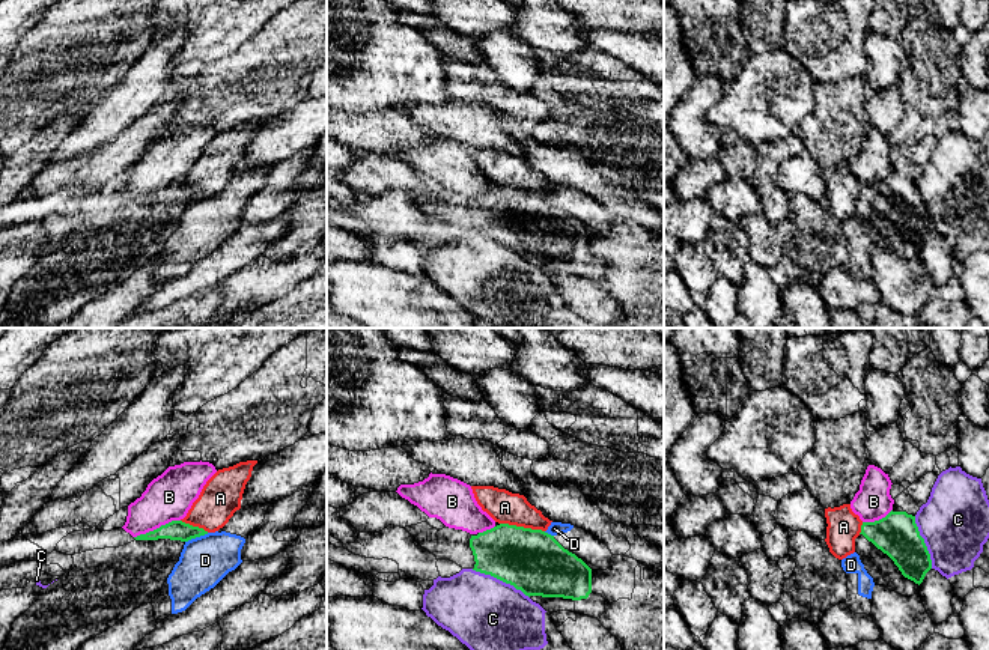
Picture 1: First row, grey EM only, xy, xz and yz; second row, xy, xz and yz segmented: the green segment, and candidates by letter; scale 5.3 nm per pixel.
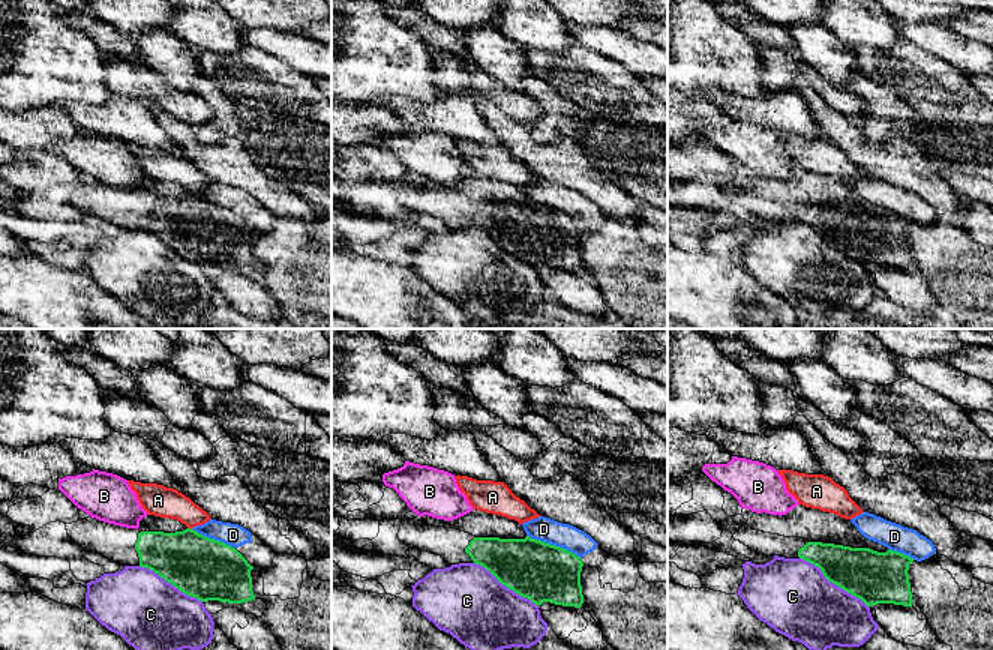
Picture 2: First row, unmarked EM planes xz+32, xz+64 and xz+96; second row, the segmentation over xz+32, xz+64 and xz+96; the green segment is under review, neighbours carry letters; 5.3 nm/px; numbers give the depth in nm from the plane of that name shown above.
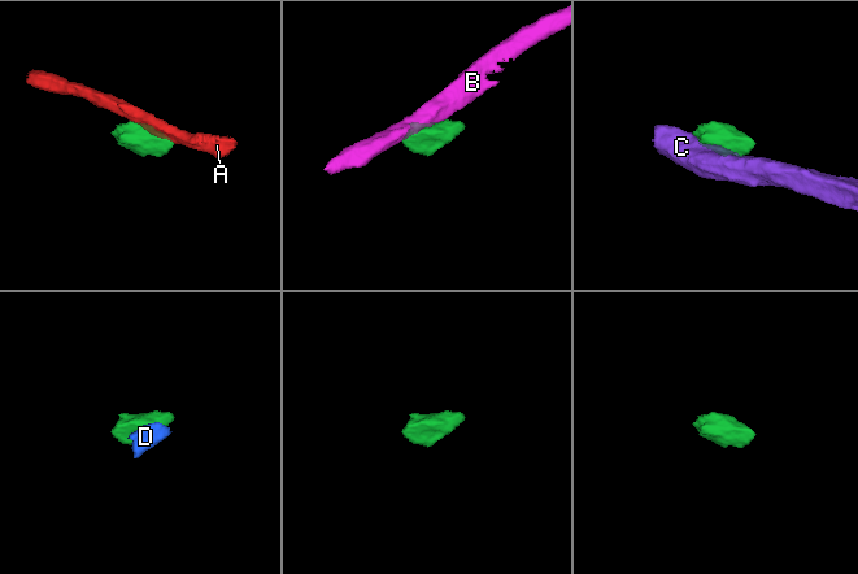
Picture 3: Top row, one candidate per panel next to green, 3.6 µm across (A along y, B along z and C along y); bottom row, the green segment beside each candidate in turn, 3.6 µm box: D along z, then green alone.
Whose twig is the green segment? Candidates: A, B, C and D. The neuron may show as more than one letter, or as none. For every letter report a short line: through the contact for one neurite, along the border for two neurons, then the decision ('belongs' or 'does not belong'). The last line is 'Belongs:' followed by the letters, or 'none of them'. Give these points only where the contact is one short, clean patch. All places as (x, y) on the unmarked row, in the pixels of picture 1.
A: does not belong
B: xy (179, 182), (172, 182), (134, 200) | does not belong
C: does not belong
D: xy (208, 196), (185, 205) | does not belong
Belongs: none of them

